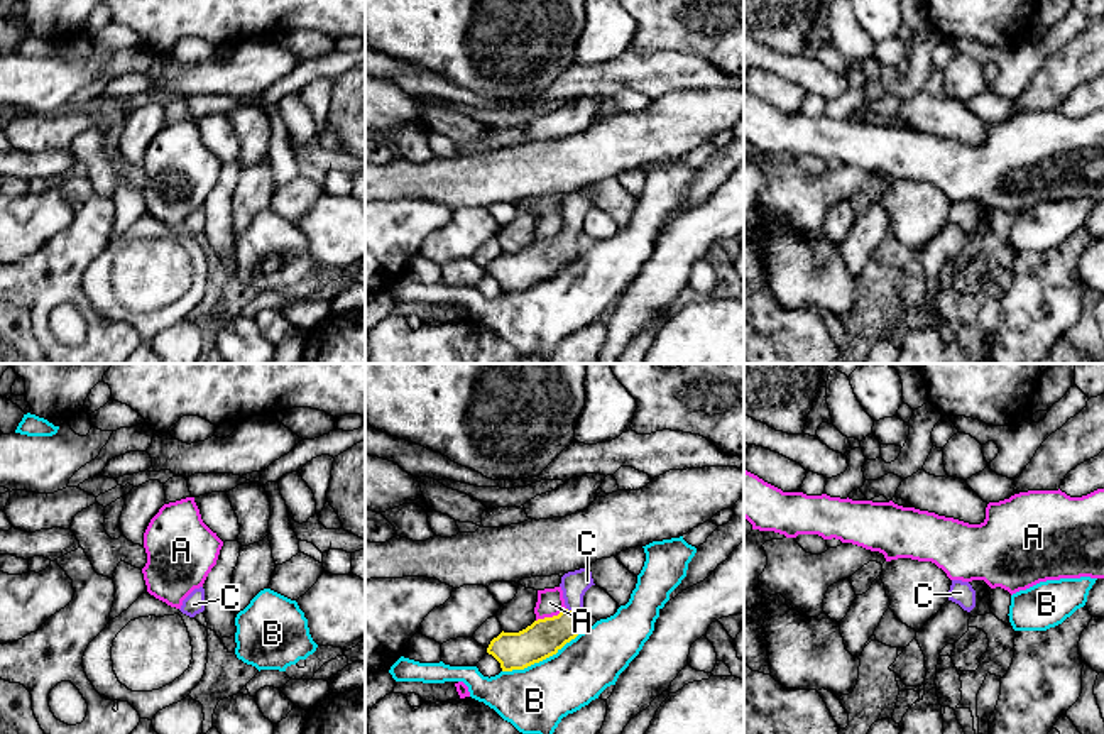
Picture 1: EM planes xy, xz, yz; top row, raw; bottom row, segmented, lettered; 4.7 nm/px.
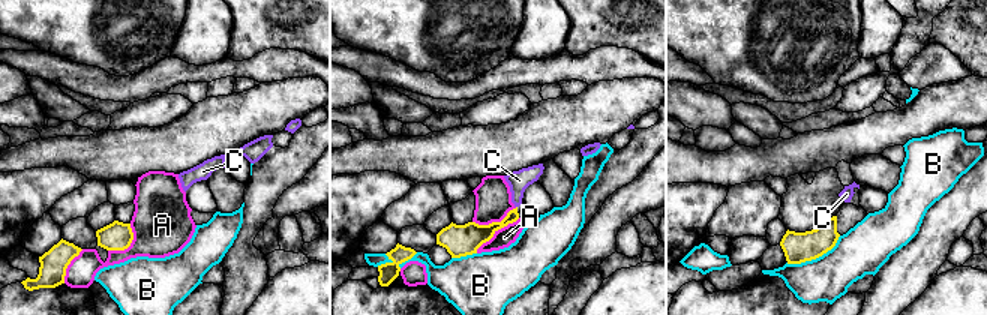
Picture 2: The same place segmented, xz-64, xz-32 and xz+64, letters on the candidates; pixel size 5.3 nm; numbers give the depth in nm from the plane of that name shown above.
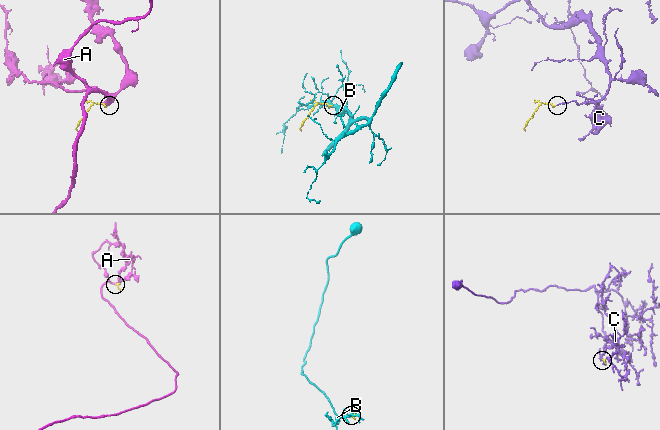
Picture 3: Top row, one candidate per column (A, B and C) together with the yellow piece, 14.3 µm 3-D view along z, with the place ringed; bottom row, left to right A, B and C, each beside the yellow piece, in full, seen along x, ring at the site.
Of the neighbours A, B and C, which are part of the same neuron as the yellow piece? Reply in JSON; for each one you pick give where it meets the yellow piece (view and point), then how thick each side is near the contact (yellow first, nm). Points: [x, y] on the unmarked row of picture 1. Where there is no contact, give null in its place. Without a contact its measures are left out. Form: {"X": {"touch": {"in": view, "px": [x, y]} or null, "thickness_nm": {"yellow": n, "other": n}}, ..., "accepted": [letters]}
{"C": {"touch": {"in": "xz", "px": [570, 232]}, "thickness_nm": {"yellow": 180, "other": 130}}, "accepted": ["C"]}

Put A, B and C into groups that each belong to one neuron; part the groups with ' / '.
A / B / C

